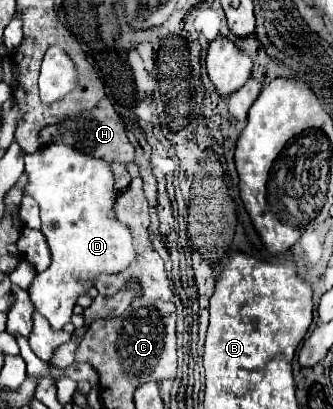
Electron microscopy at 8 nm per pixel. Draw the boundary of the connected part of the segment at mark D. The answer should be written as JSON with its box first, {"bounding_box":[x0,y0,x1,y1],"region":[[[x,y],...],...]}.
{"bounding_box":[25,139,135,331],"region":[[[59,139],[27,155],[25,173],[29,175],[25,195],[31,195],[39,203],[41,233],[51,249],[51,265],[47,271],[37,273],[29,295],[35,309],[55,331],[61,331],[71,321],[77,297],[89,293],[95,277],[117,275],[135,261],[133,233],[125,223],[117,221],[115,203],[121,193],[115,189],[115,177],[105,159],[67,147]]]}

